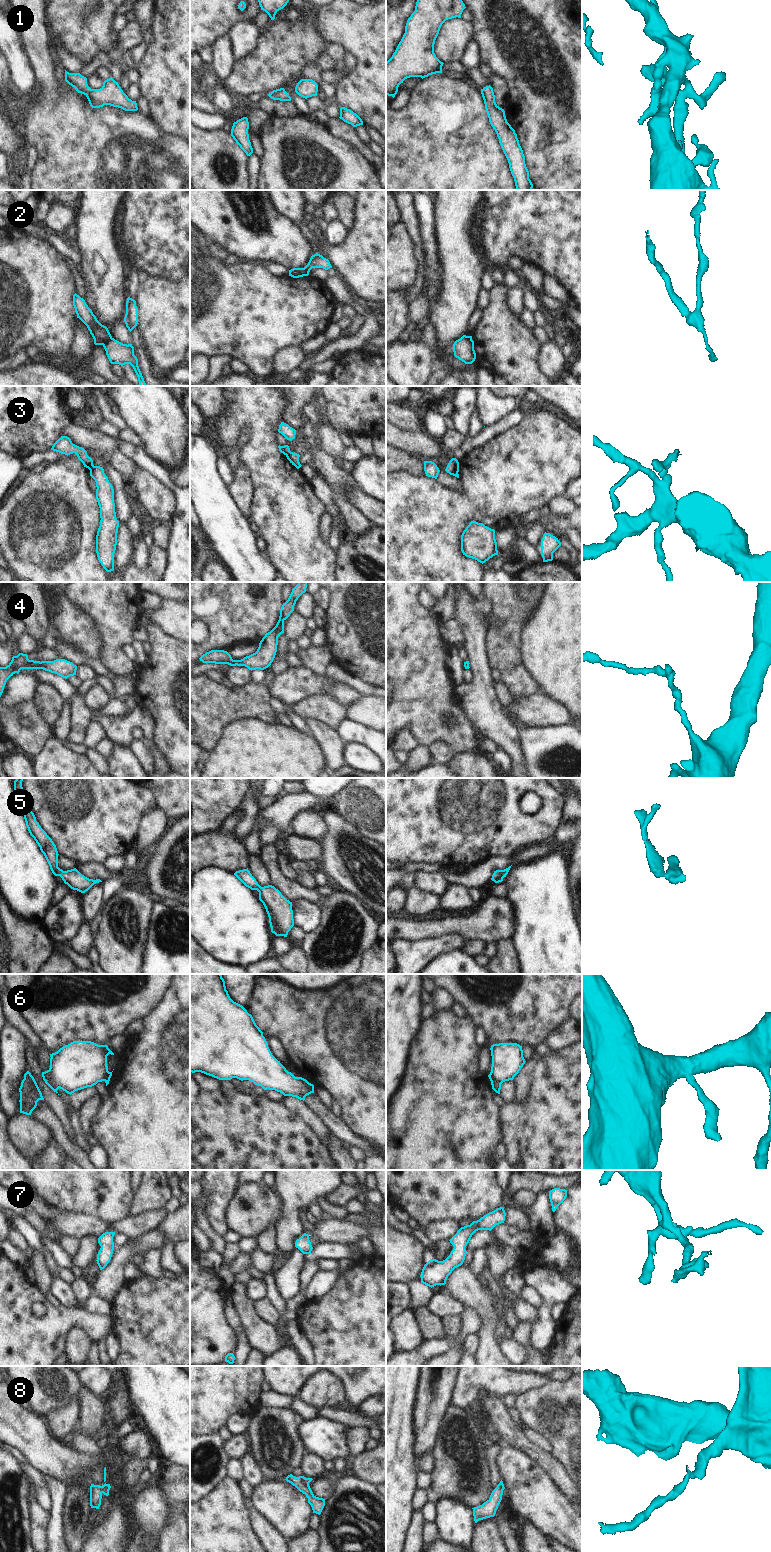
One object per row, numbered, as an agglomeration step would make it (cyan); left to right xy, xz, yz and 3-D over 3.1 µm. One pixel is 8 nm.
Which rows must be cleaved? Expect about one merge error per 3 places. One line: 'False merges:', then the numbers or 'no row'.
False merges: 2, 3, 6.

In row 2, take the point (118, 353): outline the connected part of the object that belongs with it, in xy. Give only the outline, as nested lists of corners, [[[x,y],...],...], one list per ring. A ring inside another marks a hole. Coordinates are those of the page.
[[[111,338],[103,344],[103,347],[111,364],[119,364],[121,366],[130,364],[138,377],[138,386],[147,386],[139,369],[138,359],[134,355],[134,347],[132,344],[123,344]]]

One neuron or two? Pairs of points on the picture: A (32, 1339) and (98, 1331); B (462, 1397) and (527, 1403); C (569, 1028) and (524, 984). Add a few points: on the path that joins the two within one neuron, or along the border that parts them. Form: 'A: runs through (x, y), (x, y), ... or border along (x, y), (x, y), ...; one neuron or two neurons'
A: runs through (48, 1332), (60, 1320), (82, 1320); one neuron
B: border along (539, 1387), (517, 1395); two neurons
C: border along (568, 1018), (547, 1039); two neurons

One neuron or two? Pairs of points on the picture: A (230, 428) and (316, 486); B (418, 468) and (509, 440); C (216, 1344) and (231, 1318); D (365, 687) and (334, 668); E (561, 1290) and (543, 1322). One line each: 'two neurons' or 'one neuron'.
A: two neurons
B: two neurons
C: two neurons
D: one neuron
E: one neuron

